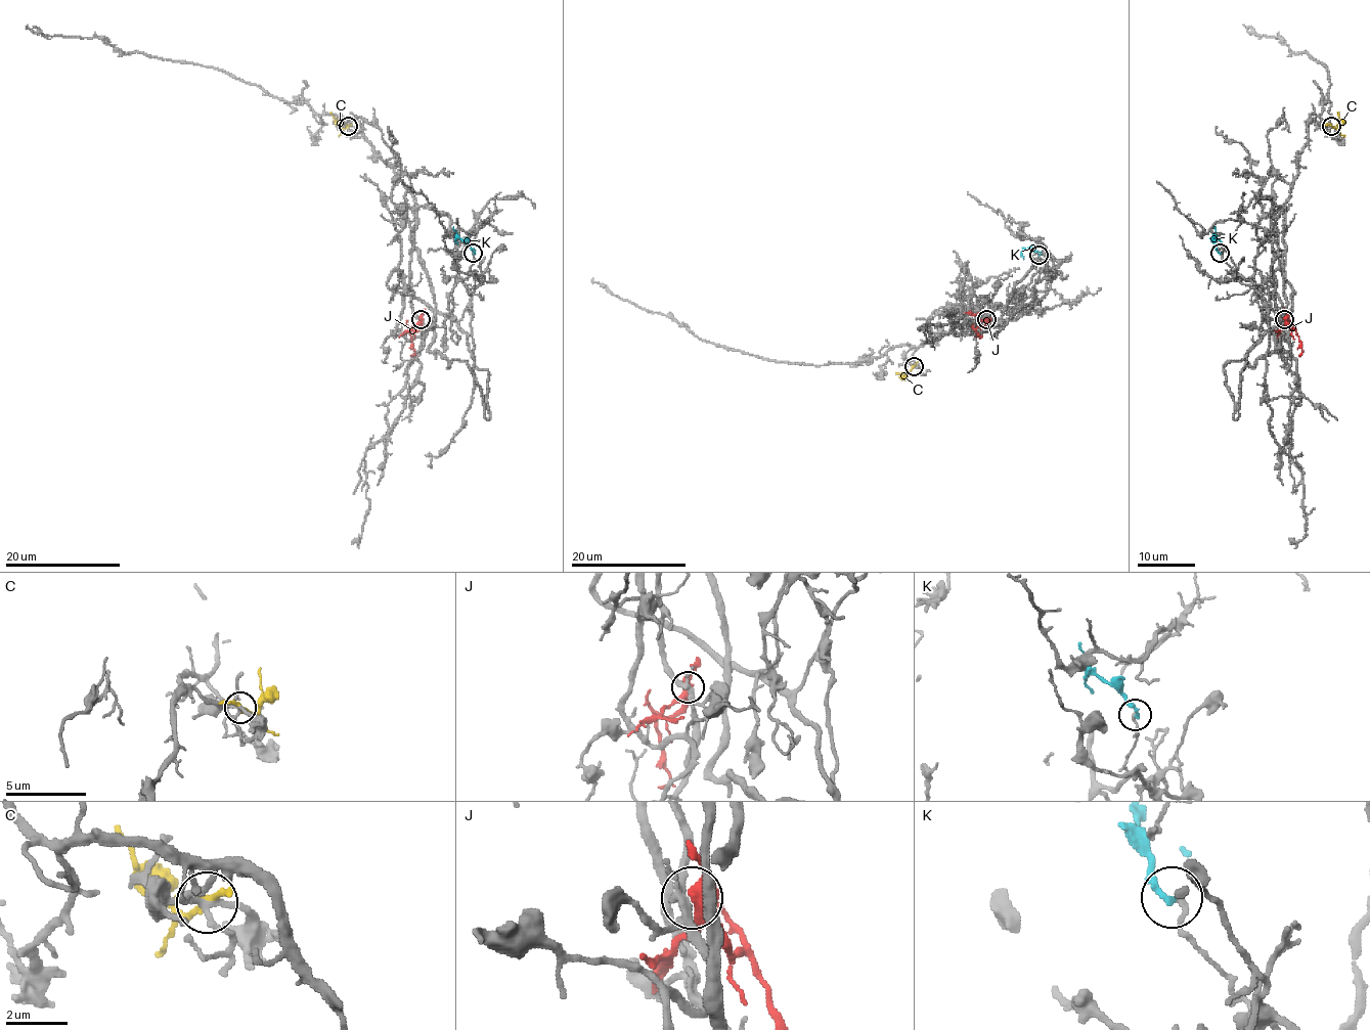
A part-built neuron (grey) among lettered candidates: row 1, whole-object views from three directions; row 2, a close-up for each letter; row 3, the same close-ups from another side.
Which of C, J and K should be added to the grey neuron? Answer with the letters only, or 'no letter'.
no letter

